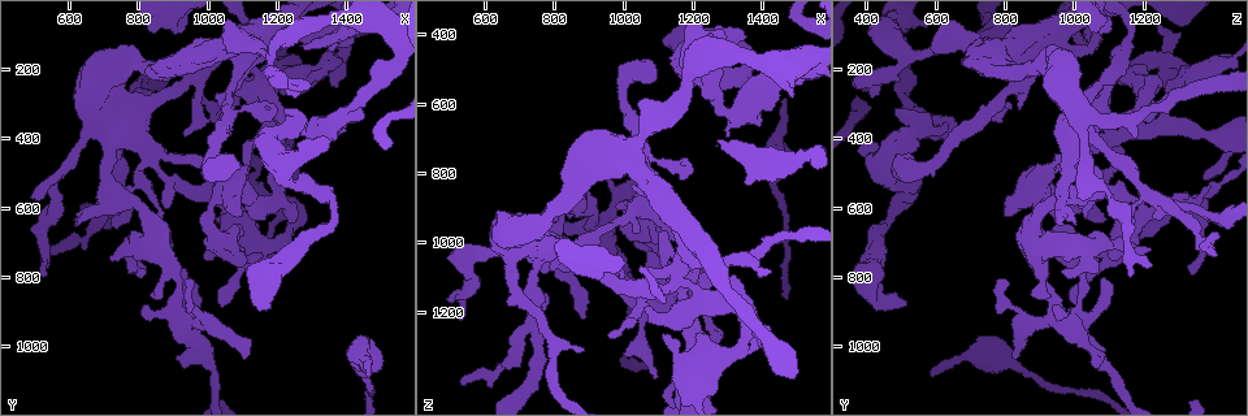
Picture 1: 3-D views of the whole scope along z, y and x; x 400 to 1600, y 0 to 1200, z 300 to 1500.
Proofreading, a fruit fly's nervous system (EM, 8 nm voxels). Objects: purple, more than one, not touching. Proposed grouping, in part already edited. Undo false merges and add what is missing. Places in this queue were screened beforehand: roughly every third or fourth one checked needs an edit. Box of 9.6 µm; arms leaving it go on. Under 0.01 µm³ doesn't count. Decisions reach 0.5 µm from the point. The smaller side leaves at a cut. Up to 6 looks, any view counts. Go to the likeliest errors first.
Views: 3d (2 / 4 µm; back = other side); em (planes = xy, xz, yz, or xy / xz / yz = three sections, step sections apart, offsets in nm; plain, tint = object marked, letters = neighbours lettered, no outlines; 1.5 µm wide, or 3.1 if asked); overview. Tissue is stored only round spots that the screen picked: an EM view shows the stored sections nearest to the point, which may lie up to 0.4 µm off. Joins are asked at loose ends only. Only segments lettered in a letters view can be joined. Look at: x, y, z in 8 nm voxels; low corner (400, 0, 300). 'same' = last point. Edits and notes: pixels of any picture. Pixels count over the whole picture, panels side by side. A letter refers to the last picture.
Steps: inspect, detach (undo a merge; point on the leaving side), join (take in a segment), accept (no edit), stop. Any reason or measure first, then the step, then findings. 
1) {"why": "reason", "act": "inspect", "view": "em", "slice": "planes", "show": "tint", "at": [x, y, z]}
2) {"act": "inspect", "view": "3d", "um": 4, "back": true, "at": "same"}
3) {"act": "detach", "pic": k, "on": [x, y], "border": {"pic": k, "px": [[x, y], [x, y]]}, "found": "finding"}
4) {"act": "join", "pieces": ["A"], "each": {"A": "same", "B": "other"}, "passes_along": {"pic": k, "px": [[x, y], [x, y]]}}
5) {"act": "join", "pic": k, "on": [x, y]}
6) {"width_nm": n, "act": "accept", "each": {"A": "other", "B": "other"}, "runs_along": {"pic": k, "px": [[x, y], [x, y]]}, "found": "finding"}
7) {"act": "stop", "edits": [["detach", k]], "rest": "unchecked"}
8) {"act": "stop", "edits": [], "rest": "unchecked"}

{"why": "calibre changes", "act": "inspect", "view": "em", "slice": "yz", "step": 8, "show": "plain", "at": [1050, 610, 1200]}

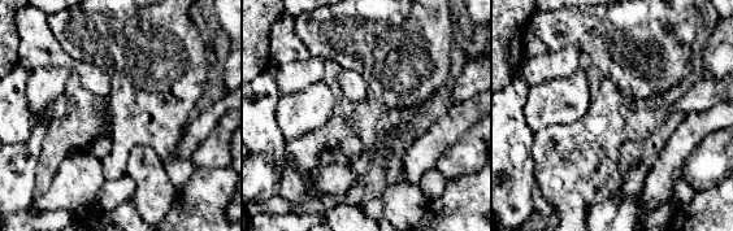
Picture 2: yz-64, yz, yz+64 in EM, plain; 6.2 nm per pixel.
{"act": "inspect", "view": "em", "slice": "yz", "step": 8, "show": "letters", "at": "same"}

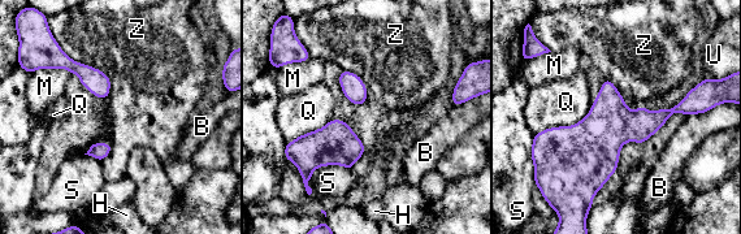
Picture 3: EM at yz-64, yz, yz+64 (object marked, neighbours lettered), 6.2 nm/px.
{"act": "accept", "each": {"B": "other", "H": "other", "M": "other", "Q": "other", "S": "other", "U": "other", "Z": "other"}, "border": {"pic": 3, "px": [[63, 51], [100, 69], [109, 96]]}, "found": "one neuron here"}

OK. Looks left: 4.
{"why": "side arm on a straight run", "act": "inspect", "view": "em", "slice": "planes", "show": "tint", "at": [1180, 160, 530]}

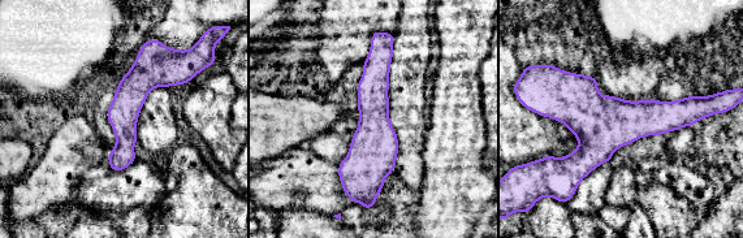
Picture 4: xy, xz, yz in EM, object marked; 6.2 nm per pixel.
{"act": "inspect", "view": "em", "slice": "planes", "show": "letters", "at": "same"}

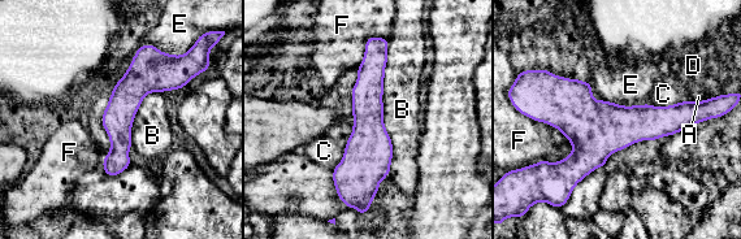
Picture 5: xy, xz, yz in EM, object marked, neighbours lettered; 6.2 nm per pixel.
{"act": "accept", "each": {"A": "other", "B": "other", "C": "other", "D": "other", "E": "other", "F": "other"}, "runs_along": {"pic": 5, "px": [[375, 50], [362, 205]]}, "found": "all the same neuron"}

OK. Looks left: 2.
{"why": "calibre changes", "act": "inspect", "view": "em", "slice": "xz", "step": 4, "show": "tint", "at": [1300, 670, 440]}

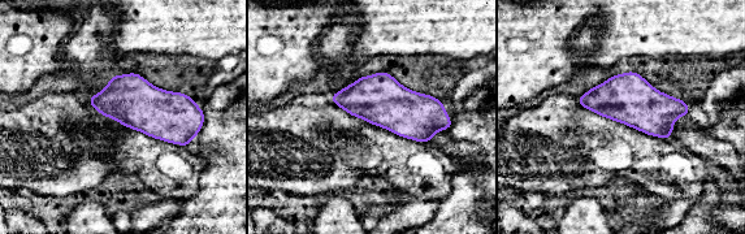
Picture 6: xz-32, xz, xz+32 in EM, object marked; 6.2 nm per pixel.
{"act": "inspect", "view": "em", "slice": "planes", "show": "letters", "at": "same"}

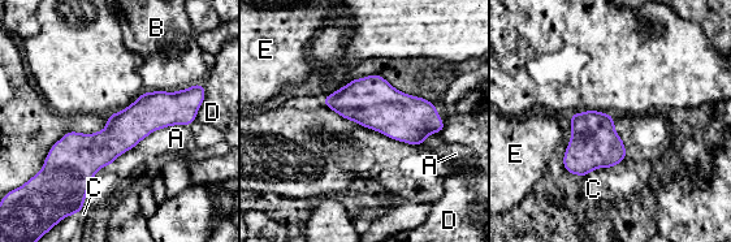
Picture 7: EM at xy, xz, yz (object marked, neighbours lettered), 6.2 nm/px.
{"width_nm": 240, "act": "accept", "each": {"A": "other", "B": "other", "C": "other", "D": "other", "E": "other"}, "runs_along": {"pic": 7, "px": [[193, 116], [48, 163]]}, "found": "continuous, no second neuron"}

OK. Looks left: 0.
{"act": "stop", "edits": [], "rest": "unchecked"}

